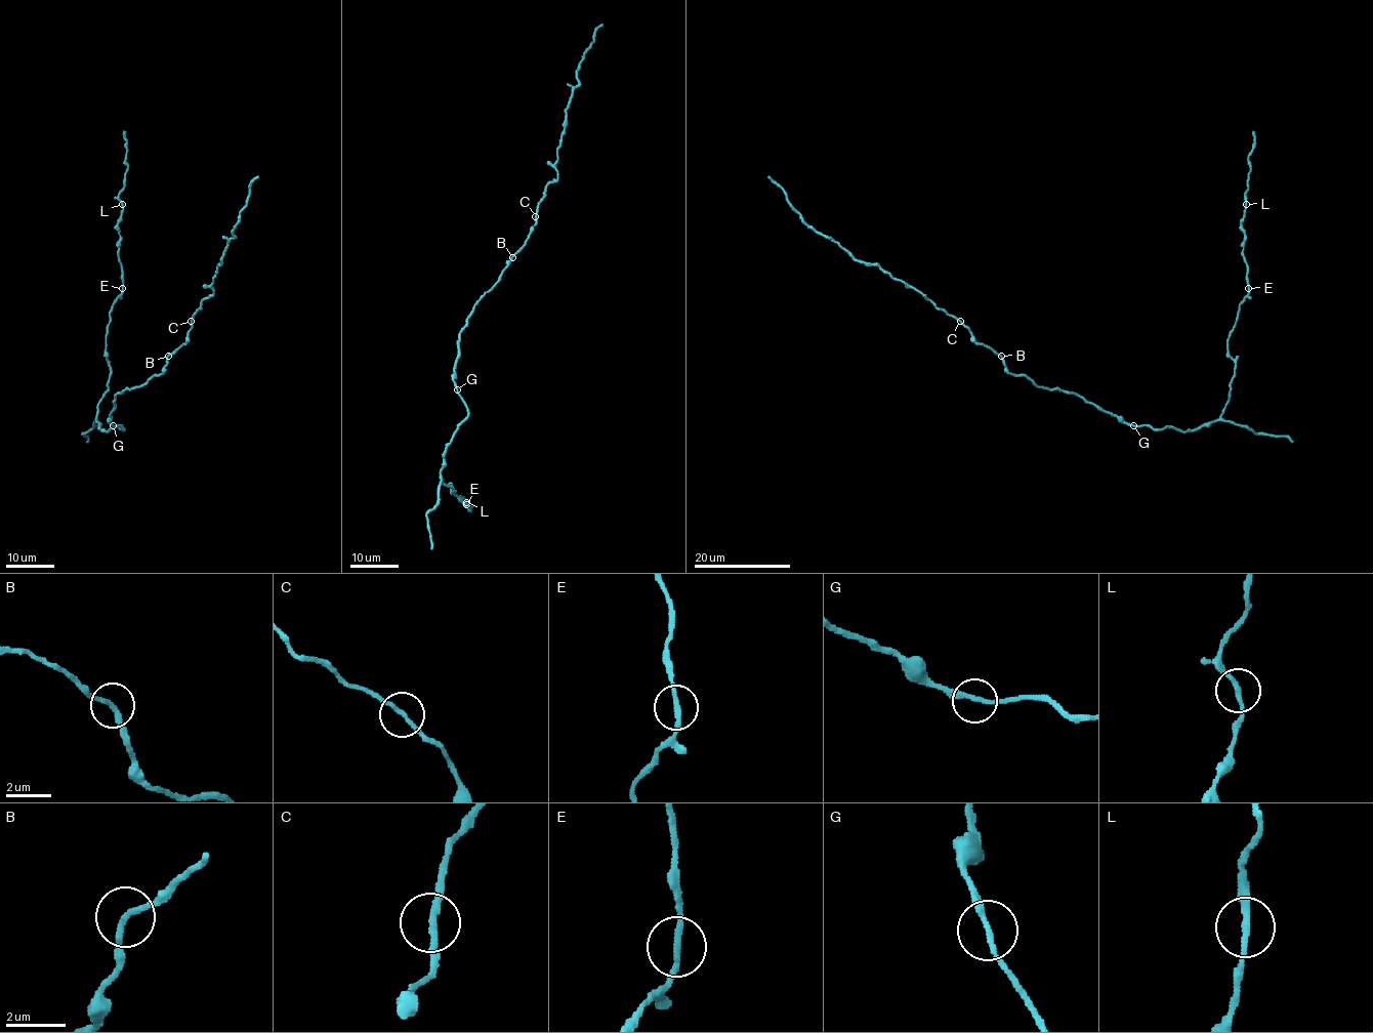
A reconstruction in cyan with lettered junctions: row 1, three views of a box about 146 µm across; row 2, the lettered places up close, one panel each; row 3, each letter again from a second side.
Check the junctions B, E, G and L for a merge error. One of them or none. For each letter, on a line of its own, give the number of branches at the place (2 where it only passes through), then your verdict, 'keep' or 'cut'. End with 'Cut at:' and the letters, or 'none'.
B: 2 | keep
E: 2 | keep
G: 2 | keep
L: 2 | keep
Cut at: none

